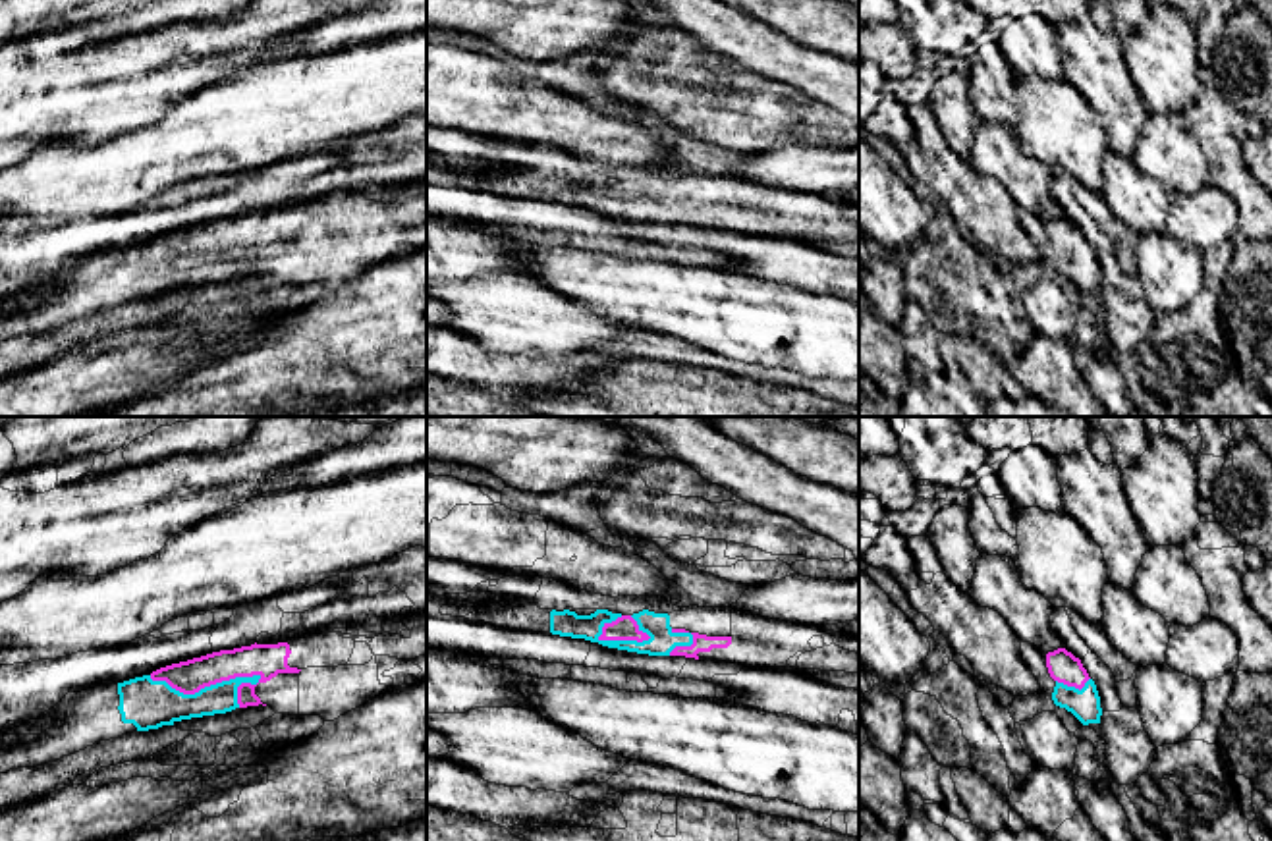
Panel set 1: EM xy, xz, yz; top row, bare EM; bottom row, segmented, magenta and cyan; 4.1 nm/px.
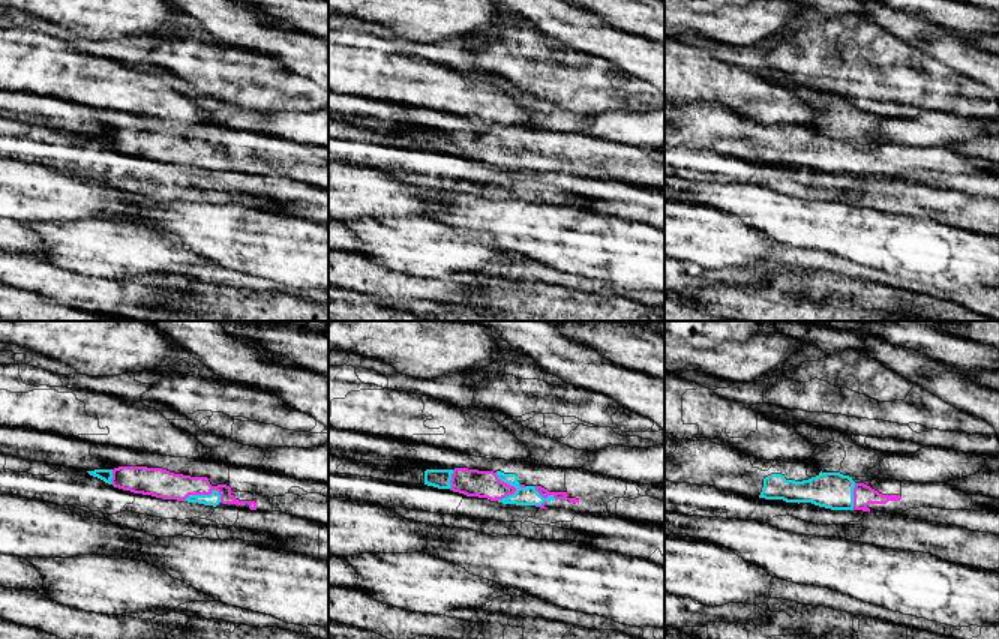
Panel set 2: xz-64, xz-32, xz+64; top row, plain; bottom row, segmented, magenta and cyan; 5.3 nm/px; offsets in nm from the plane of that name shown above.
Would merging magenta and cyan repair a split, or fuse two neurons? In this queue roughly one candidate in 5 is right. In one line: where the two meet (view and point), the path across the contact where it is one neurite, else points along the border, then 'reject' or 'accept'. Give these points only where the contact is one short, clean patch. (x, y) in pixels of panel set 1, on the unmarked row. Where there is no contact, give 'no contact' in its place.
contact xy (205, 253); accept

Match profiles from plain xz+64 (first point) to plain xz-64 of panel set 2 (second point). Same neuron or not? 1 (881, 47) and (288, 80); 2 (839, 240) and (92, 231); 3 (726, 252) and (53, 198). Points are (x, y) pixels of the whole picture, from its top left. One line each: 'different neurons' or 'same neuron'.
1: same neuron
2: different neurons
3: different neurons

